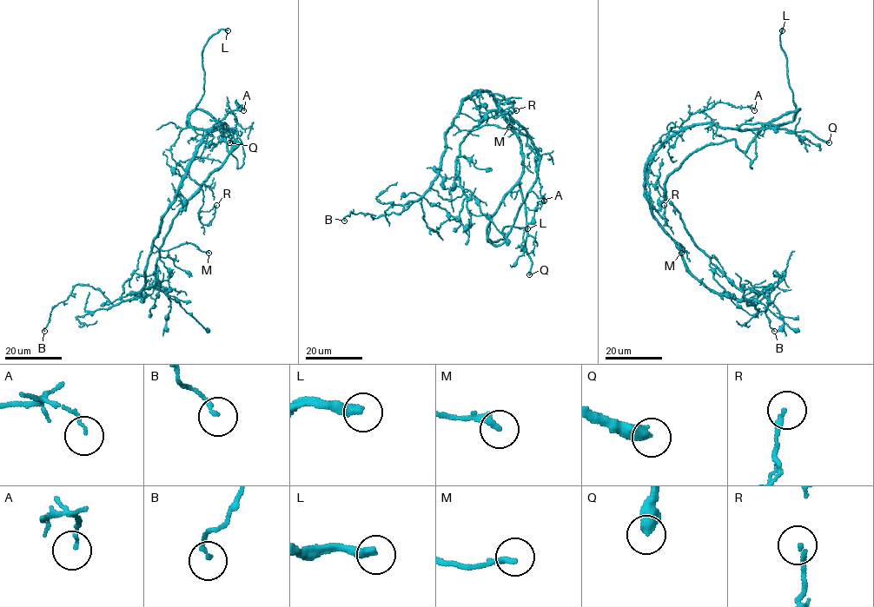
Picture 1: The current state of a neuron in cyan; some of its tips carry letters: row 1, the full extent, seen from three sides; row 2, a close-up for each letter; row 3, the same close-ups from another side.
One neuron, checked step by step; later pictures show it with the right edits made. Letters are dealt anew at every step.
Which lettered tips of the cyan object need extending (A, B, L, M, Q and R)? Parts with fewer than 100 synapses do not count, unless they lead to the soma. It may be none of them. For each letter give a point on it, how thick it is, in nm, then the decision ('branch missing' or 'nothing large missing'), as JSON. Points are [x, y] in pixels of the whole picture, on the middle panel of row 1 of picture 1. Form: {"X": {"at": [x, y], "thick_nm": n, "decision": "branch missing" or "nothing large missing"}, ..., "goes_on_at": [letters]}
{"A": {"at": [544, 201], "thick_nm": 100, "decision": "nothing large missing"}, "B": {"at": [344, 221], "thick_nm": 120, "decision": "nothing large missing"}, "L": {"at": [527, 228], "thick_nm": 360, "decision": "branch missing"}, "M": {"at": [509, 127], "thick_nm": 240, "decision": "nothing large missing"}, "Q": {"at": [529, 274], "thick_nm": 500, "decision": "nothing large missing"}, "R": {"at": [516, 110], "thick_nm": 130, "decision": "nothing large missing"}, "goes_on_at": ["L"]}

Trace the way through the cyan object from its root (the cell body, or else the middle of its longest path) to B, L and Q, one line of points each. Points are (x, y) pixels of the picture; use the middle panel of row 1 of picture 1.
B: (441, 155), (433, 184), (407, 208), (375, 218), (367, 213), (350, 212), (344, 221)
L: (441, 155), (461, 102), (487, 91), (523, 155), (488, 238), (527, 228)
Q: (441, 155), (461, 102), (487, 91), (520, 145), (529, 274)

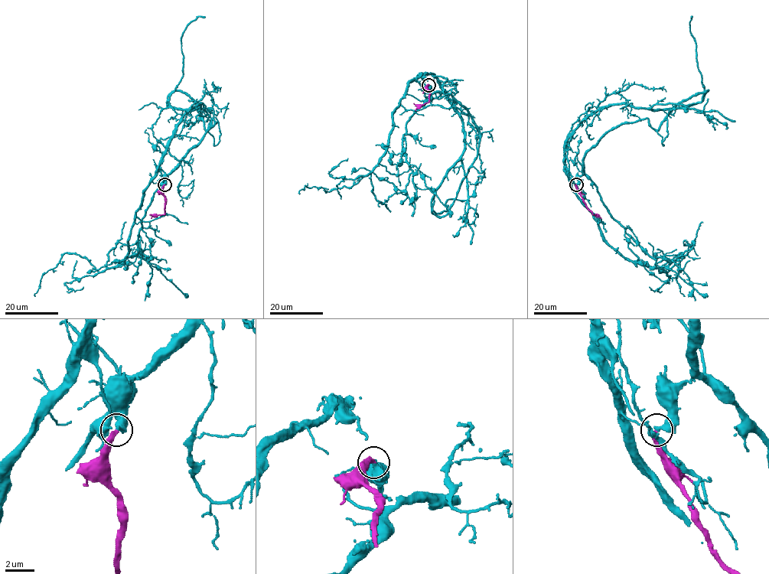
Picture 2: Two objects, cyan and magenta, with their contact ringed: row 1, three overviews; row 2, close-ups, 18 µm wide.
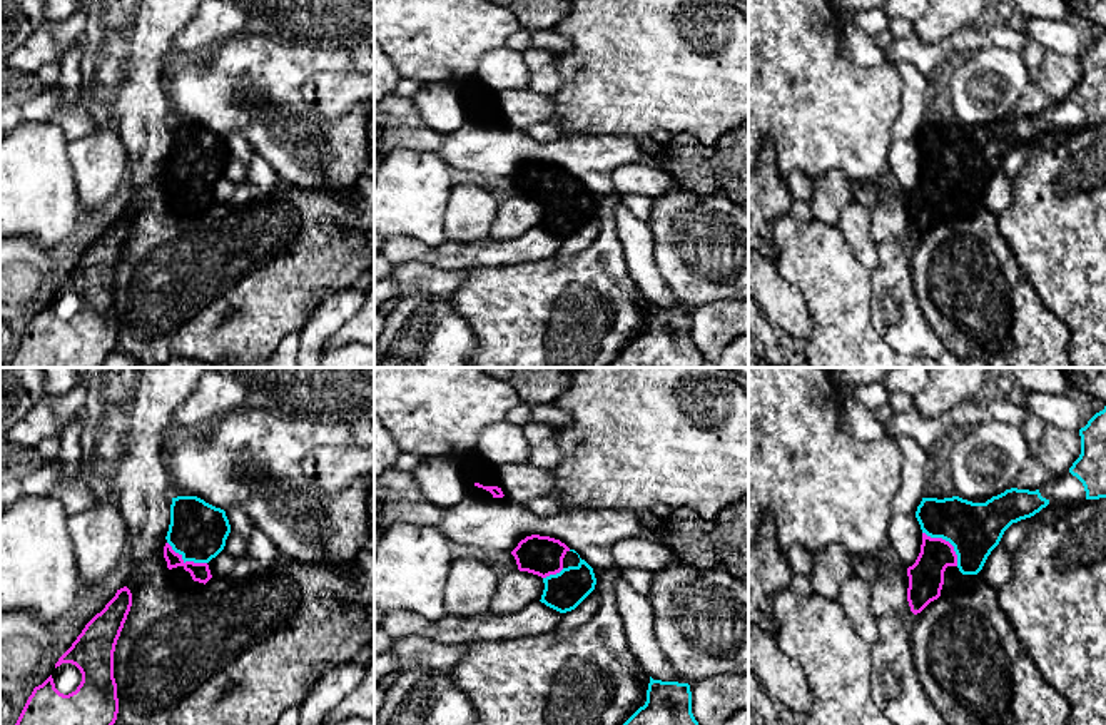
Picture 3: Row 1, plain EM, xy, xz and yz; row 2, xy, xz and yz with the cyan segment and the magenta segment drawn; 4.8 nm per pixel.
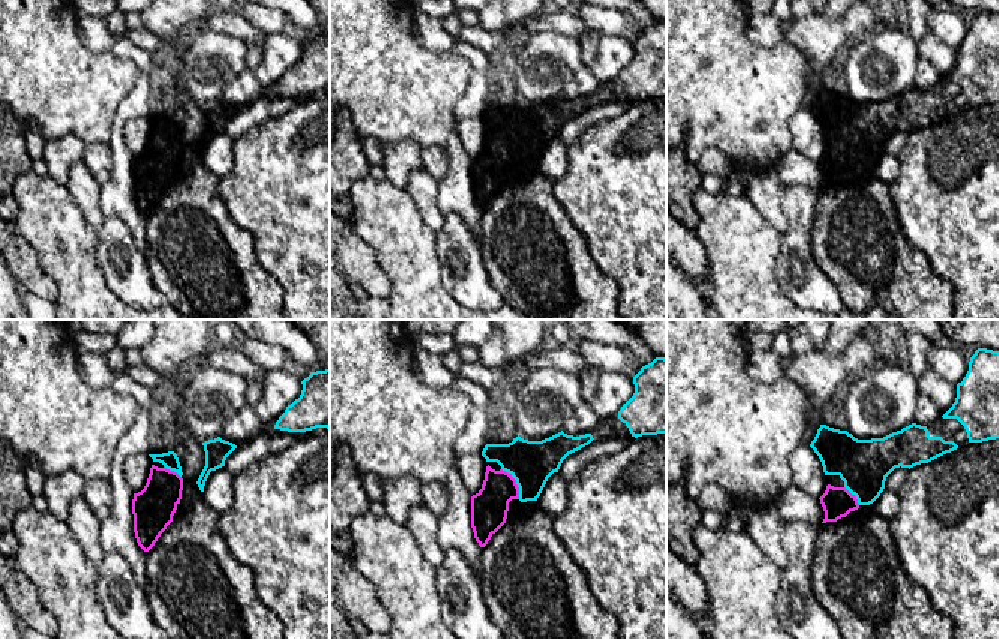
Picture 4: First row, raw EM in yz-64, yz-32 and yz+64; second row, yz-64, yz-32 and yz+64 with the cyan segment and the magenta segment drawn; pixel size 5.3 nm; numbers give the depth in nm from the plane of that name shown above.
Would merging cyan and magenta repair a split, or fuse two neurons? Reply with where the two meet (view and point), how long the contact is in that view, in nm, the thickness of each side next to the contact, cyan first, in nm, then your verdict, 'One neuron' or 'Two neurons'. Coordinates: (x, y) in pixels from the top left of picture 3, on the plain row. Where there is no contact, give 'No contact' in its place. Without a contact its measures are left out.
Touches cyan at yz (948, 166). Shared border 240 nm. Thickness 260 nm (cyan) against 180 nm. One neuron

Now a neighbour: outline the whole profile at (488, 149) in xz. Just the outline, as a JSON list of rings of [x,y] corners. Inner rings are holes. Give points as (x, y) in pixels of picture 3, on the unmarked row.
[[[466,122],[446,135],[438,154],[449,167],[479,175],[511,179],[531,160],[550,162],[575,175],[595,199],[595,215],[571,237],[563,239],[555,257],[568,257],[588,249],[598,237],[600,202],[611,189],[616,165],[638,162],[643,150],[632,135],[560,135],[551,142],[538,142],[526,130],[503,124]]]

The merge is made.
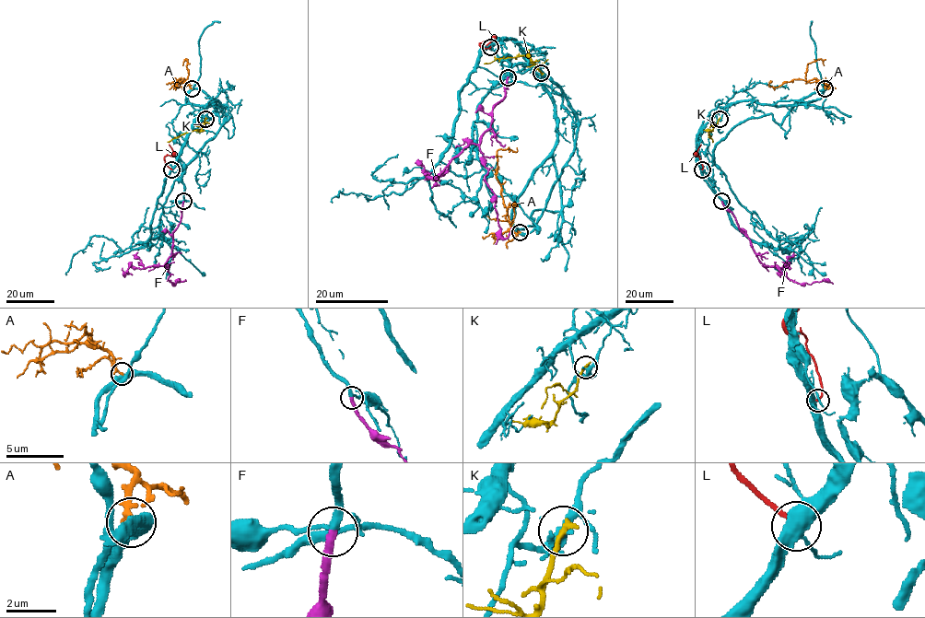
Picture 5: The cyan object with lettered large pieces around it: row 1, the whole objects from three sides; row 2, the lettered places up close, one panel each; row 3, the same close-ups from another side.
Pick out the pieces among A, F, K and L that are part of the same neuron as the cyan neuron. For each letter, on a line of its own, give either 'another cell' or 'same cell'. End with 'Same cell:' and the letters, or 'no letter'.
A: another cell
F: same cell
K: another cell
L: another cell
Same cell: F

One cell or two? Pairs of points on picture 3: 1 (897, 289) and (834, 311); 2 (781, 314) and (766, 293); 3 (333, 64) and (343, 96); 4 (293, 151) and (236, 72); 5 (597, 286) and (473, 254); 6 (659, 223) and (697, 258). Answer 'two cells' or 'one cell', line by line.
1: two cells
2: one cell
3: two cells
4: one cell
5: two cells
6: one cell

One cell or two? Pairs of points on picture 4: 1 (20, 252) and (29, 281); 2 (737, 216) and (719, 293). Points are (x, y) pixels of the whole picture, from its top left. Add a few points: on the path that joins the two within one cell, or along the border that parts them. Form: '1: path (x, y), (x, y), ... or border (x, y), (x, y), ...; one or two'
1: path (21, 260), (29, 273); one
2: path (737, 236), (737, 273); one

